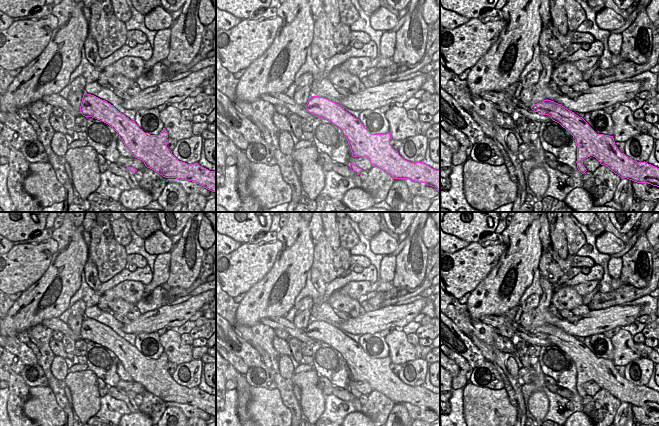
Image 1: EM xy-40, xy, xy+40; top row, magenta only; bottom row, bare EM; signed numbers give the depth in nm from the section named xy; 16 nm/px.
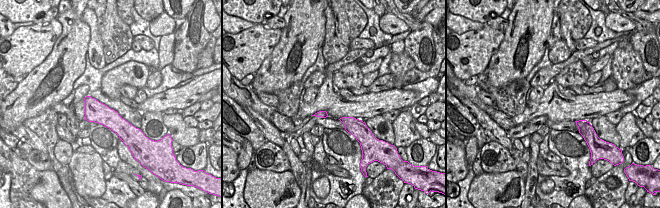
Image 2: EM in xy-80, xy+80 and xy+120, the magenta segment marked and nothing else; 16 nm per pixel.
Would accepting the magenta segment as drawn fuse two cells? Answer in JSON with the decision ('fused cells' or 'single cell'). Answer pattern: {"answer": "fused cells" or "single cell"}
{"answer": "single cell"}

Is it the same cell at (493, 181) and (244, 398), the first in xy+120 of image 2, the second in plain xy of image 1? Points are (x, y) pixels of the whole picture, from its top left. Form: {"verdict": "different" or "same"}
{"verdict": "different"}

